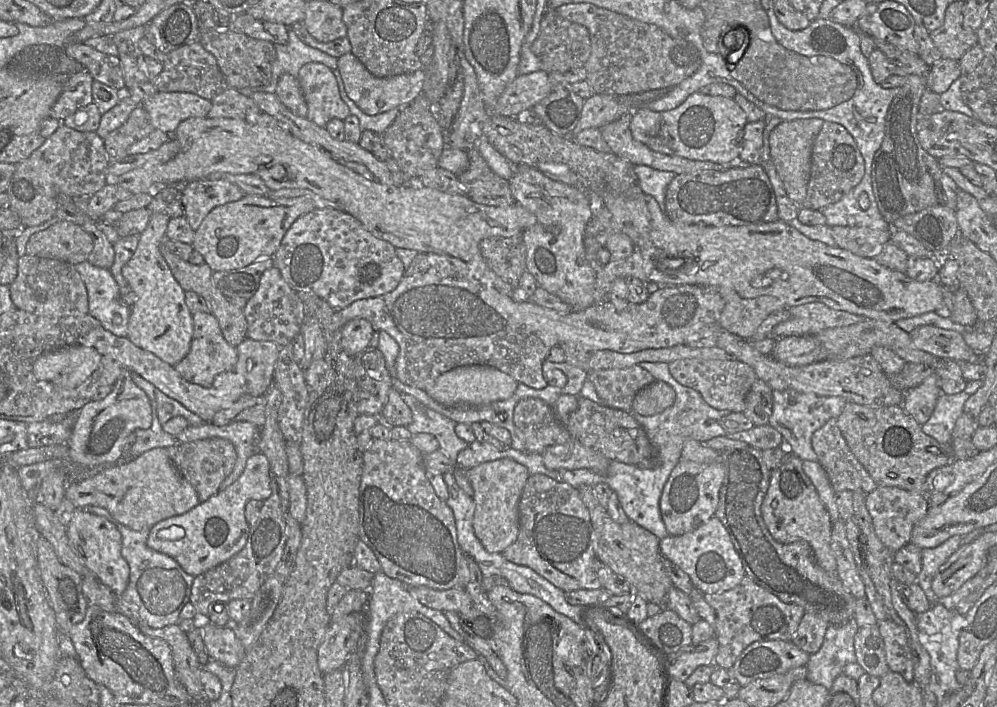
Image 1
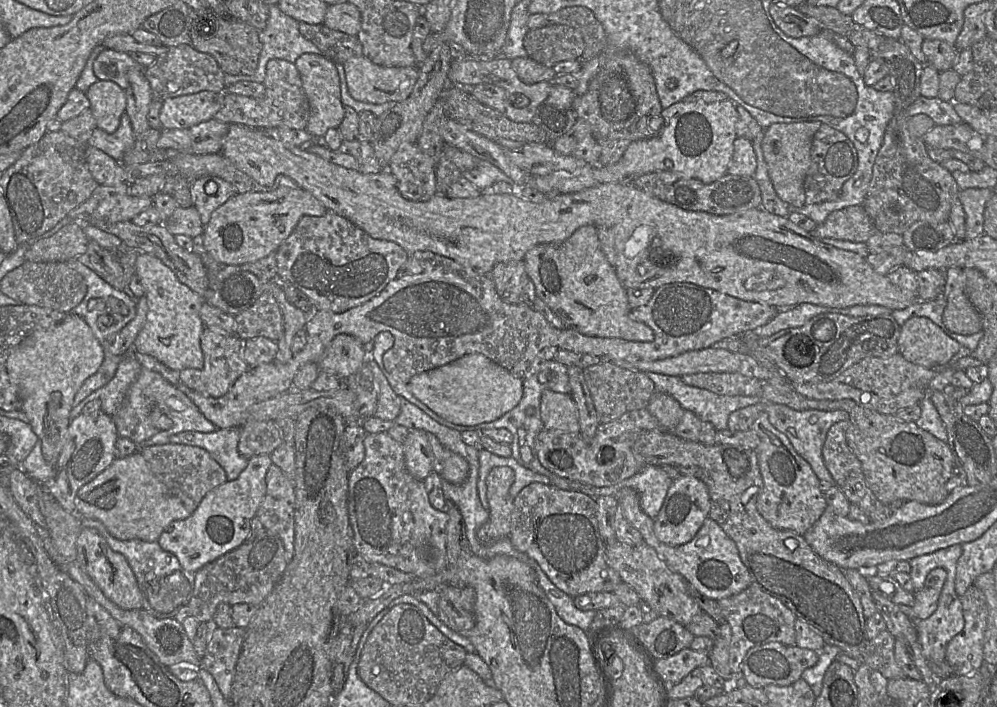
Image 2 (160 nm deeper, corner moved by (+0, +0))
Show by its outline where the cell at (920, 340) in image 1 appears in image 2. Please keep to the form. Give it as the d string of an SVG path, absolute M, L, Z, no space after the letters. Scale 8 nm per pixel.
M911 317L900 329L898 352L906 360L928 369L950 364L961 345L926 317Z

